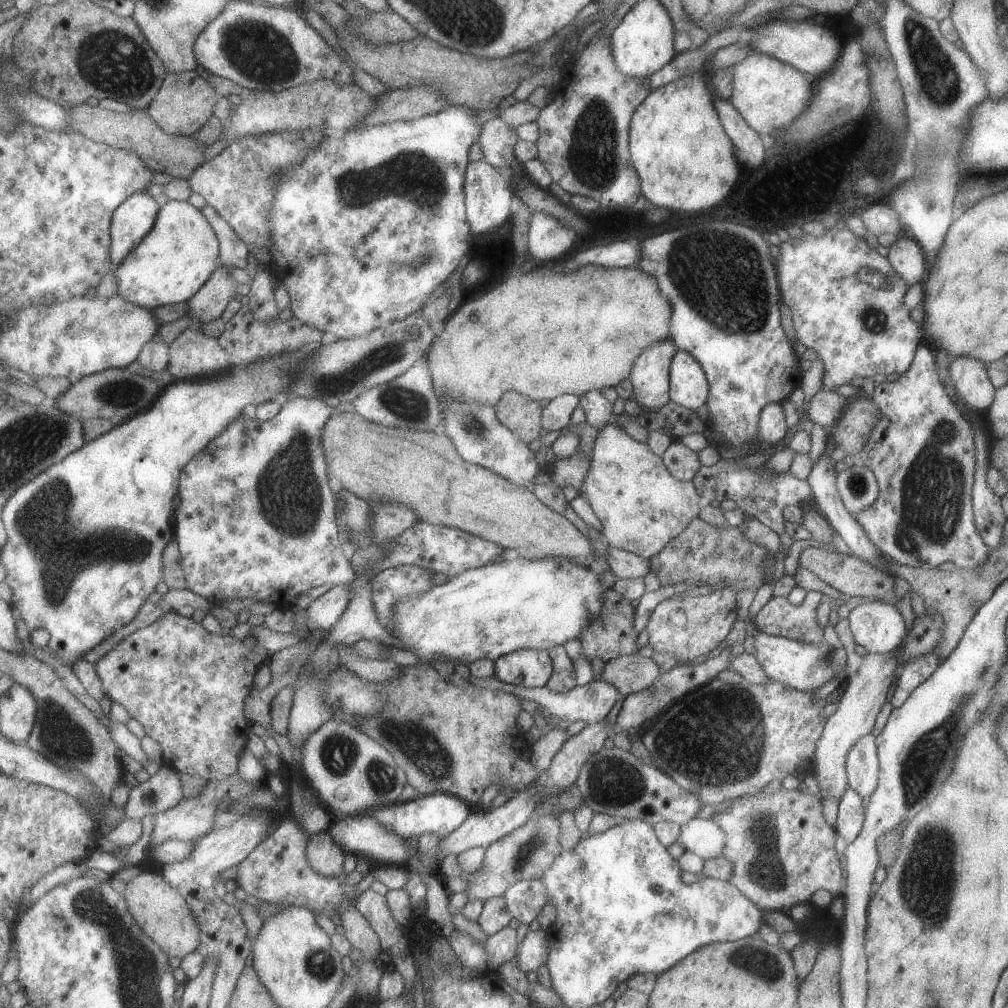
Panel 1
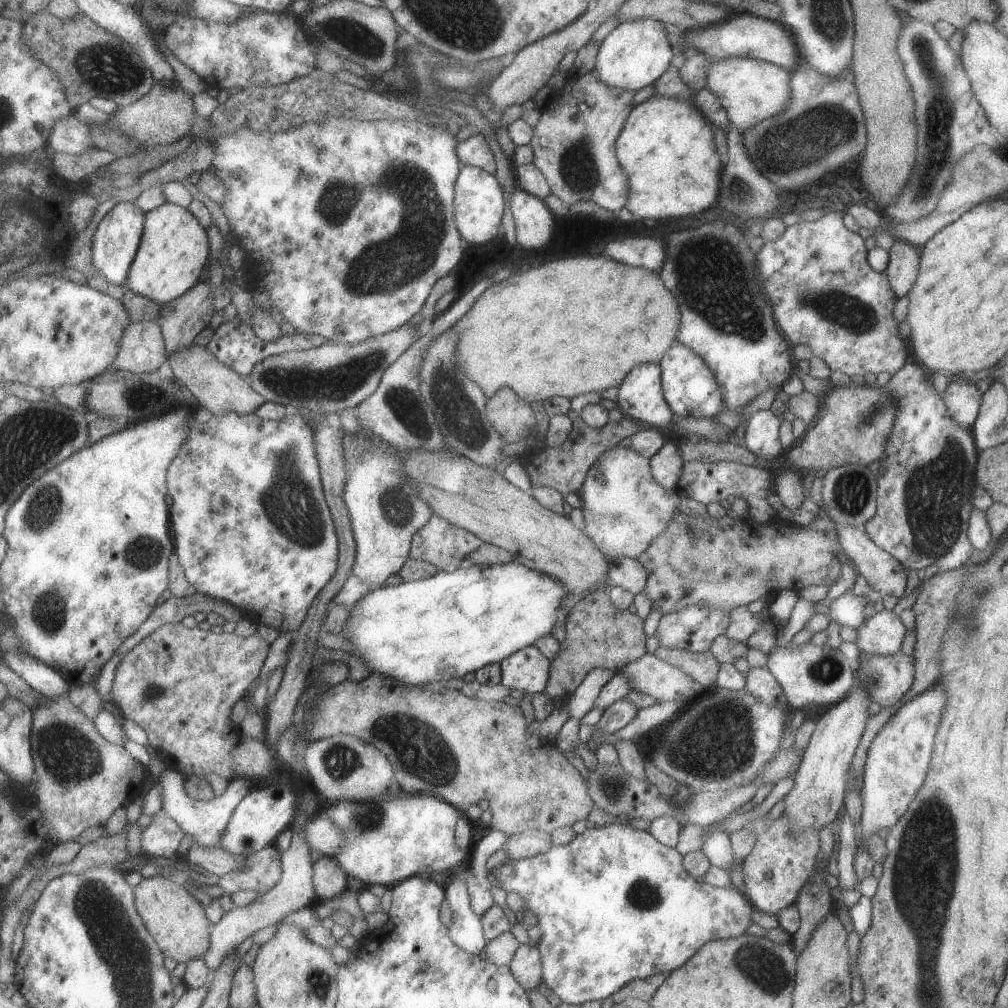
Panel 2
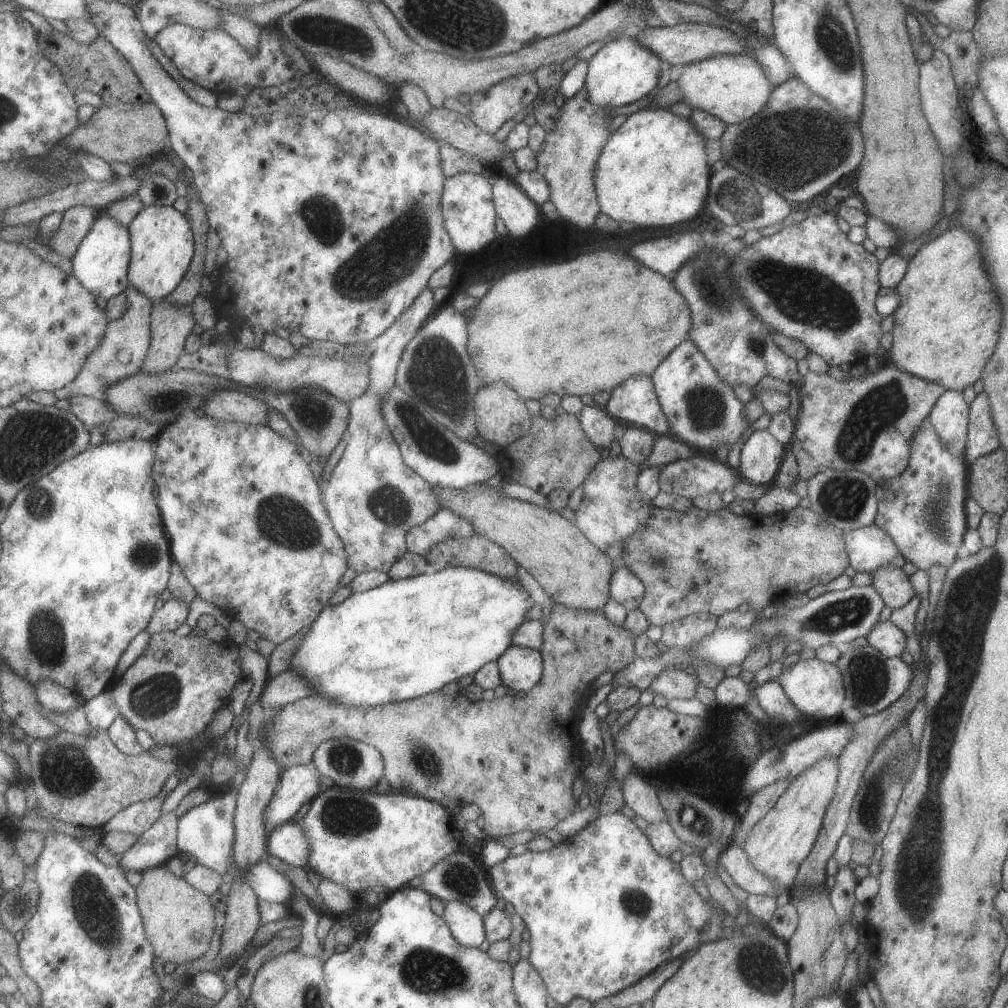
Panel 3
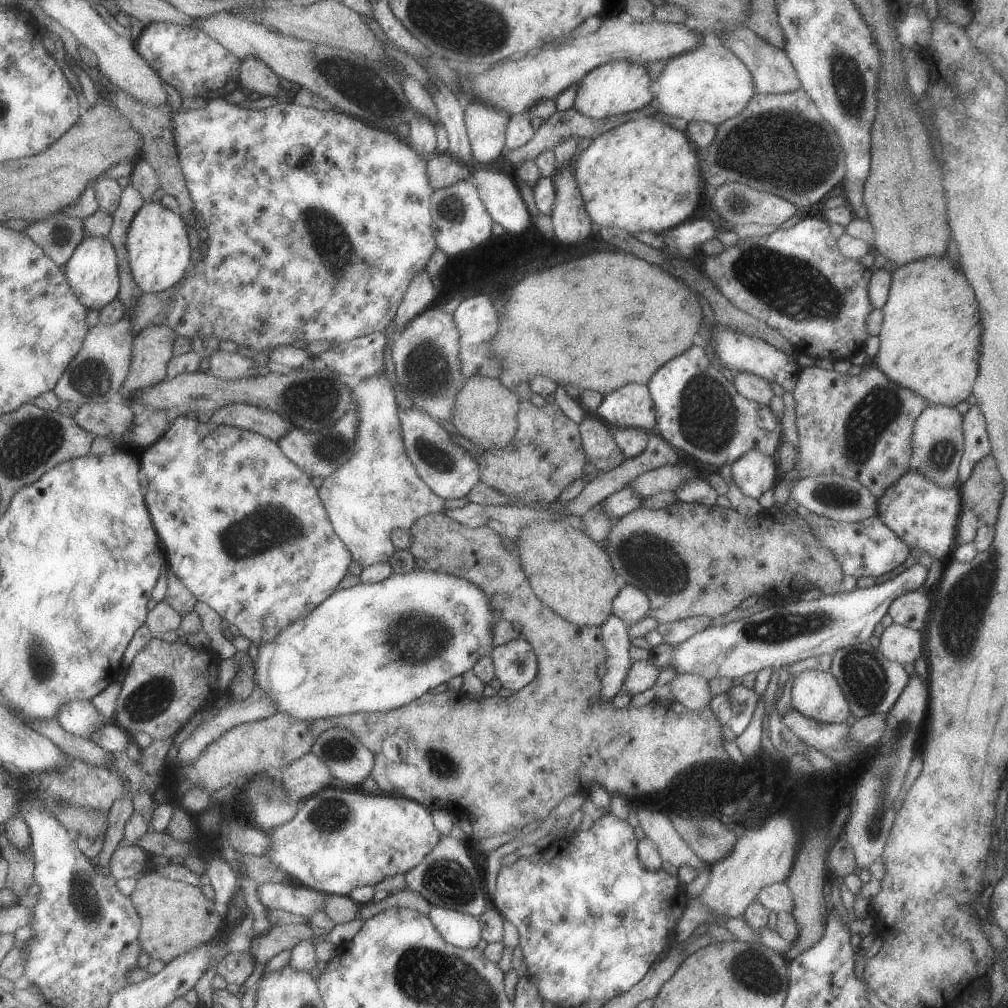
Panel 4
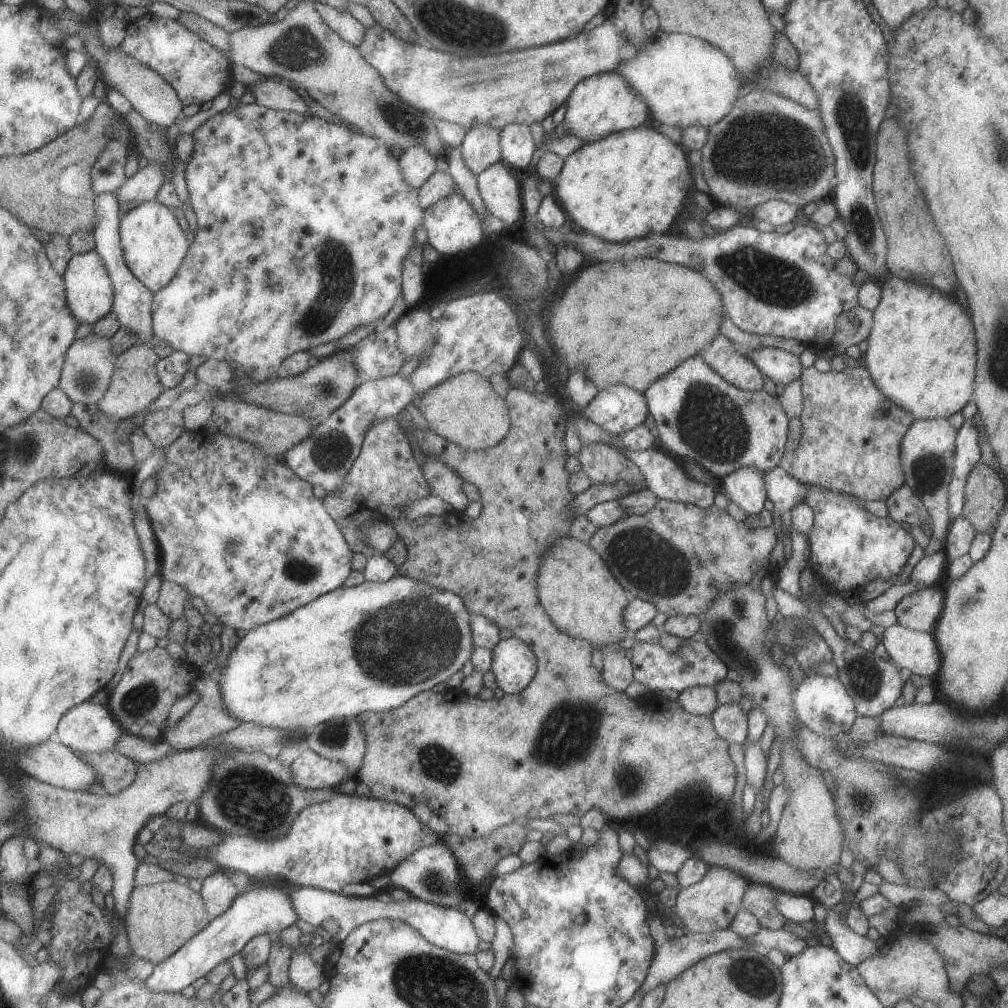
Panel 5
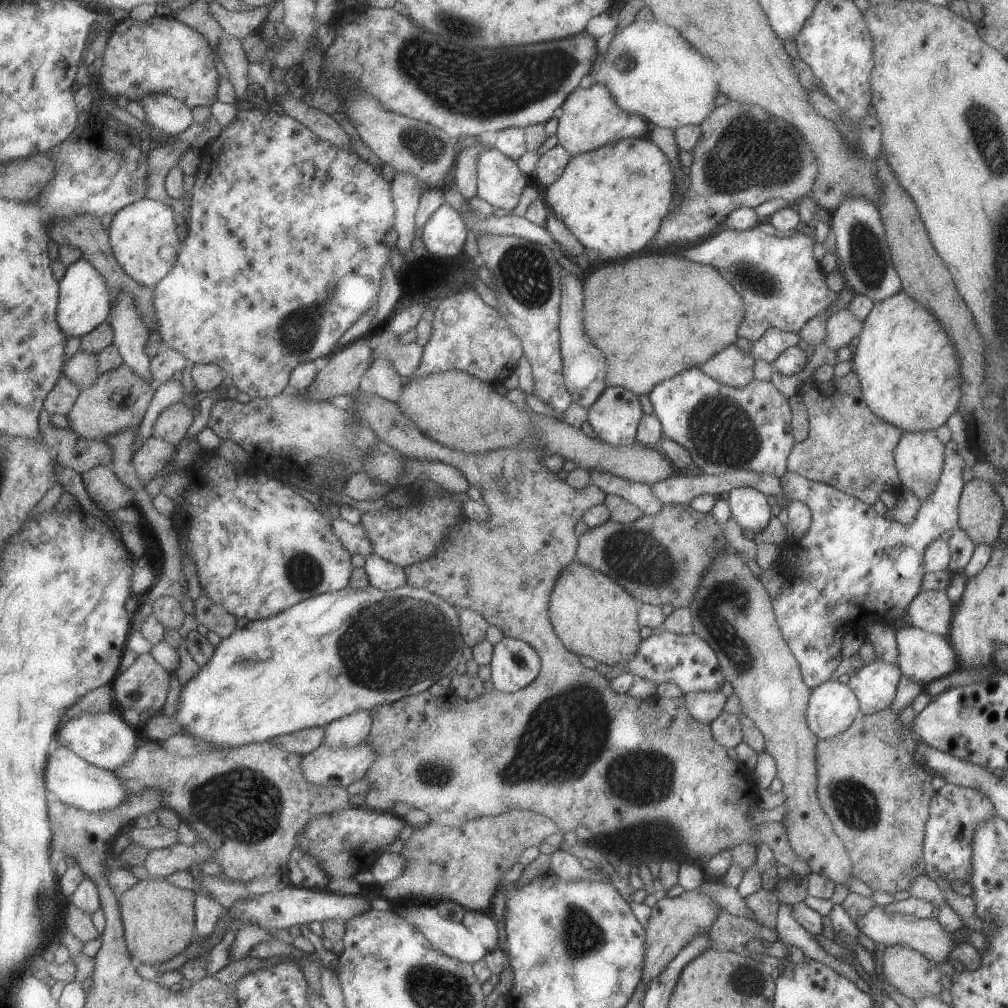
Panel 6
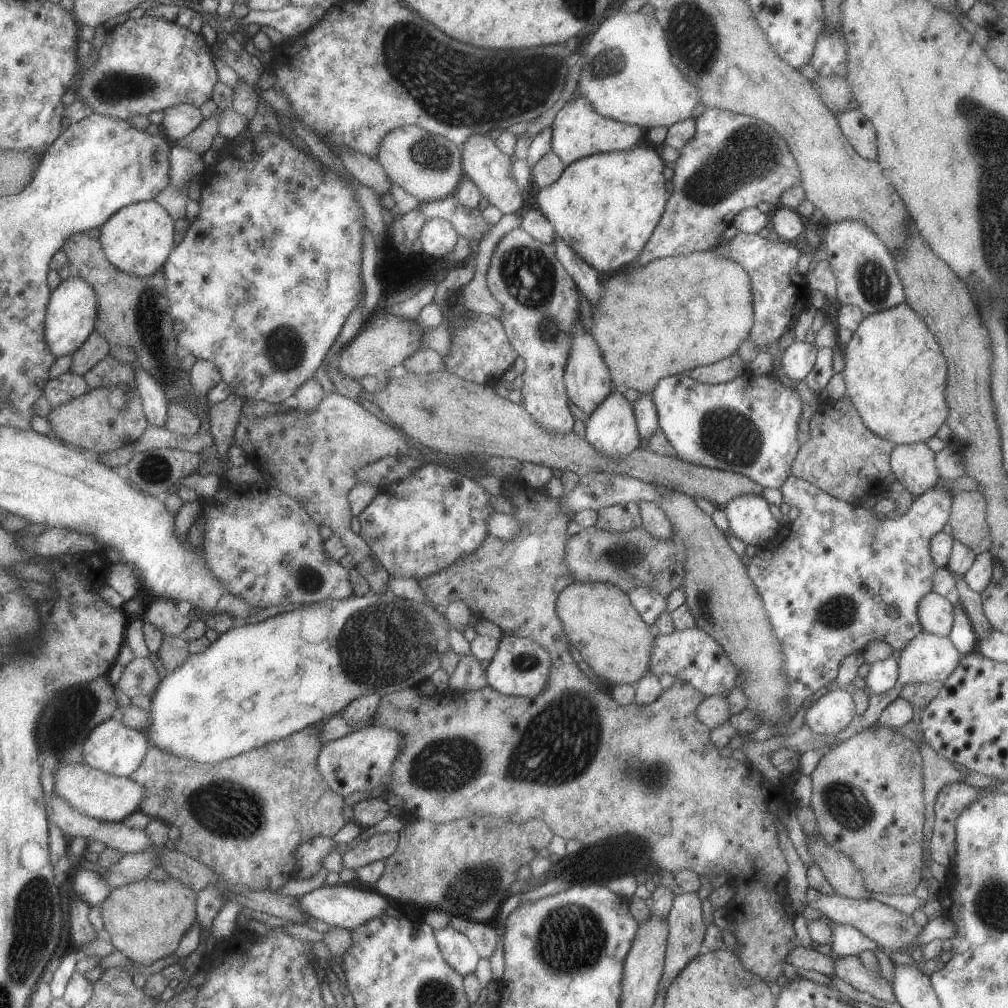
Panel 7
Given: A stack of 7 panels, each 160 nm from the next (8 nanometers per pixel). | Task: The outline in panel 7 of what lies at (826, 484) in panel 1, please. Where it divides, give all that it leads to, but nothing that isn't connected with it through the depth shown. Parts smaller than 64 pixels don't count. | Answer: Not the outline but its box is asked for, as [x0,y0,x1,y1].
[917,591,953,637]

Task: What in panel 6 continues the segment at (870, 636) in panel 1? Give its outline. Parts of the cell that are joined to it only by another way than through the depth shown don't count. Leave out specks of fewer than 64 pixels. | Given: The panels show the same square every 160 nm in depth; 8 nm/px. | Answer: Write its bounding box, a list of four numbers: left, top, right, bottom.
[894,625,960,688]

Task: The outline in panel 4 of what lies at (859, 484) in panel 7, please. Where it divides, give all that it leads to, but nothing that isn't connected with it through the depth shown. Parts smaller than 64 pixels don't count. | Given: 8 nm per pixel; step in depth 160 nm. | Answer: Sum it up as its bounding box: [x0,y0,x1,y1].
[791,365,928,498]

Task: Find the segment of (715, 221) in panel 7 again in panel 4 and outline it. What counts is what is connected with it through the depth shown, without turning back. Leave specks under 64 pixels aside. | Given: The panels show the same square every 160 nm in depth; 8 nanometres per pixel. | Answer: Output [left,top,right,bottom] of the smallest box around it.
[703,87,846,208]

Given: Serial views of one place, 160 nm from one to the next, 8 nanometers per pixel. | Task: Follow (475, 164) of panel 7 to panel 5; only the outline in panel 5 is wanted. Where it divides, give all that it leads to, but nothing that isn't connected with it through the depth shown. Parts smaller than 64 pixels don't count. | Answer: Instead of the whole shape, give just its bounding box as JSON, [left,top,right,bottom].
[478,164,524,227]

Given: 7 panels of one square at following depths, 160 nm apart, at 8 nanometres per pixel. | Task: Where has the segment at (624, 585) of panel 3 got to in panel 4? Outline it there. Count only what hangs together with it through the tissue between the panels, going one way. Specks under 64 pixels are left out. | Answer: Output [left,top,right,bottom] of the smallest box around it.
[611,584,648,626]

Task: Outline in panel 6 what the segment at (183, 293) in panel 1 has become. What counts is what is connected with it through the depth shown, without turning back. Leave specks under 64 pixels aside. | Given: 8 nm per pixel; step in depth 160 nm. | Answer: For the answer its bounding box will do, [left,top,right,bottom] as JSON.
[109,197,184,288]

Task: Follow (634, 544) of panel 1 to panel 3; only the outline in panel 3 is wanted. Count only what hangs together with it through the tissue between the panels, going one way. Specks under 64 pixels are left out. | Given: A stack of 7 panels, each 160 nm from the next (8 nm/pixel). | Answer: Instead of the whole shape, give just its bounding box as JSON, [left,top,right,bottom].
[574,456,653,560]

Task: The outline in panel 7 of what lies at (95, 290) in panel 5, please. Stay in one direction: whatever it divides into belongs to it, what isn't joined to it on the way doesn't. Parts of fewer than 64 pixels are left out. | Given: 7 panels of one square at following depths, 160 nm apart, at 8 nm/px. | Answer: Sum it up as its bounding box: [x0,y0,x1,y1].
[46,274,99,358]

